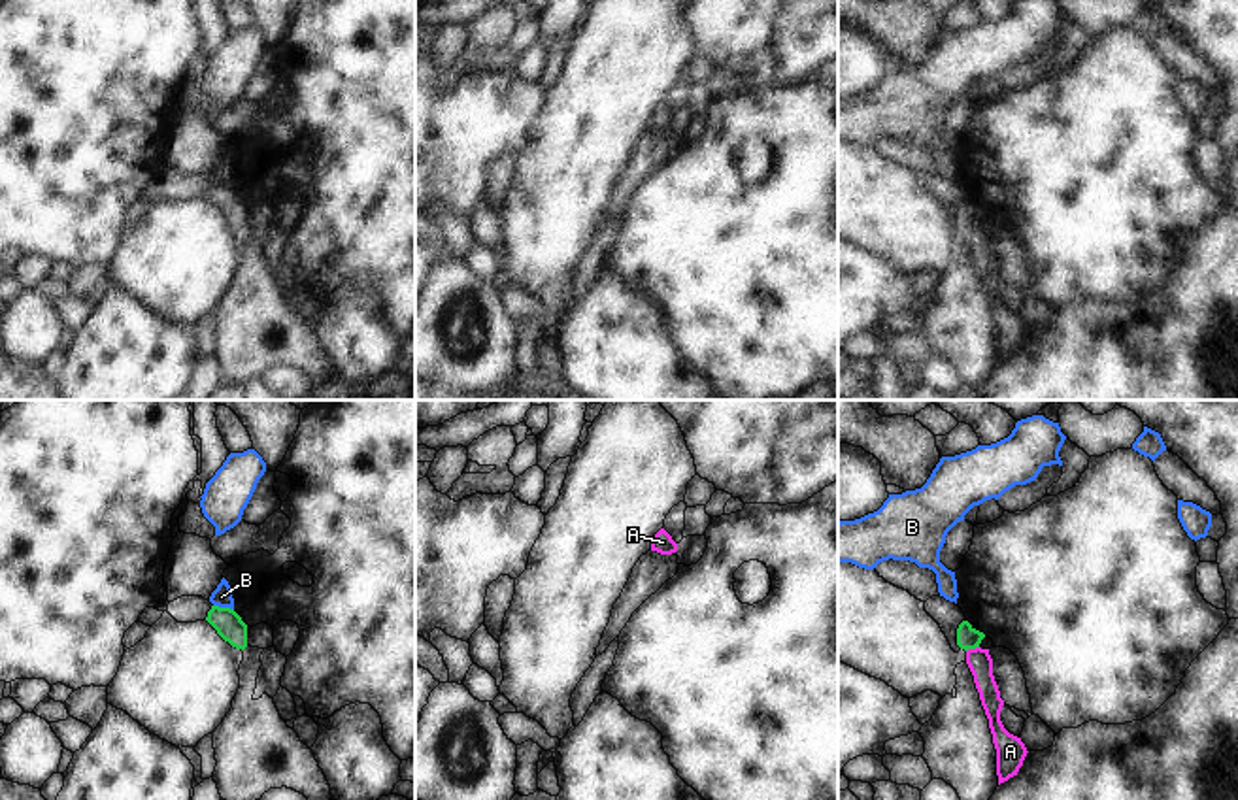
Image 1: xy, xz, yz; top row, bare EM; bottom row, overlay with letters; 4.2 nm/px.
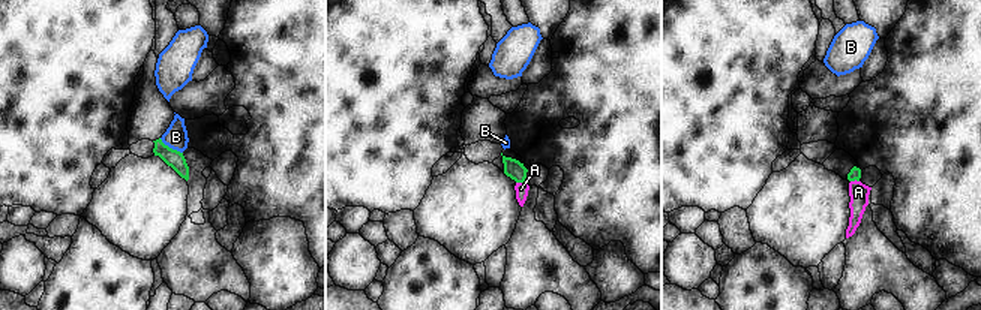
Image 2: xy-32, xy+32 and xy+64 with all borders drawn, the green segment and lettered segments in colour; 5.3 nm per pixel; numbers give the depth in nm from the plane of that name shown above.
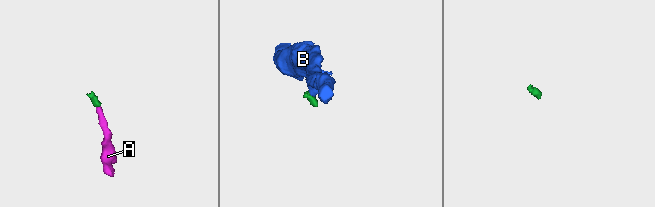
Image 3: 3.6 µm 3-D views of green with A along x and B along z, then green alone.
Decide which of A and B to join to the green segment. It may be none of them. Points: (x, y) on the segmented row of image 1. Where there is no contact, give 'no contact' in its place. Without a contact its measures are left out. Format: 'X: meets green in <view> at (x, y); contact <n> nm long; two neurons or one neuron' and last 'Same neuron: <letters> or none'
A: meets green in yz at (972, 648); contact 60 nm long; one neuron
B: meets green in xy at (223, 608); contact 90 nm long; two neurons
Same neuron: A

